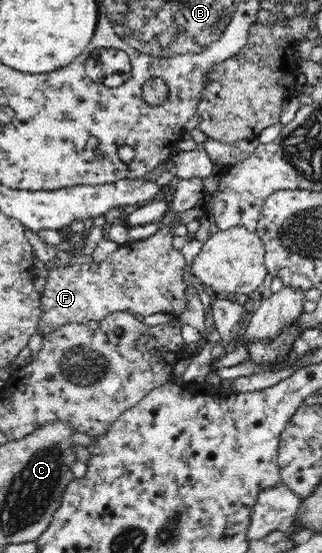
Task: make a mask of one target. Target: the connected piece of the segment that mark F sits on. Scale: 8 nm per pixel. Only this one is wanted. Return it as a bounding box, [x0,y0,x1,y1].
[37,217,187,335]

